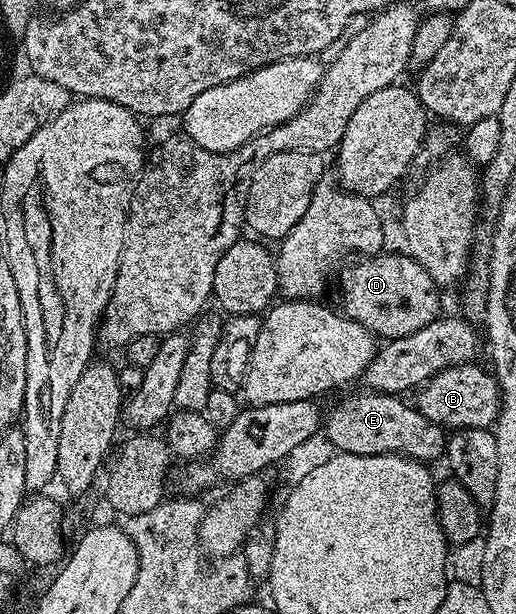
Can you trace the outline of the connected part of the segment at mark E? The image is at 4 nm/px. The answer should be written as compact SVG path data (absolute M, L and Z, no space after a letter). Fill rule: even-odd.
M361 391L358 397L349 397L346 401L341 401L333 410L328 410L327 416L323 421L324 436L329 436L329 441L334 445L334 450L337 453L350 453L351 455L379 455L380 453L400 453L402 457L410 457L412 461L420 461L422 463L433 463L436 457L440 458L445 451L445 443L447 440L447 433L442 426L437 425L431 419L427 419L420 413L412 404L404 405L400 396L391 393L370 393L368 391Z

